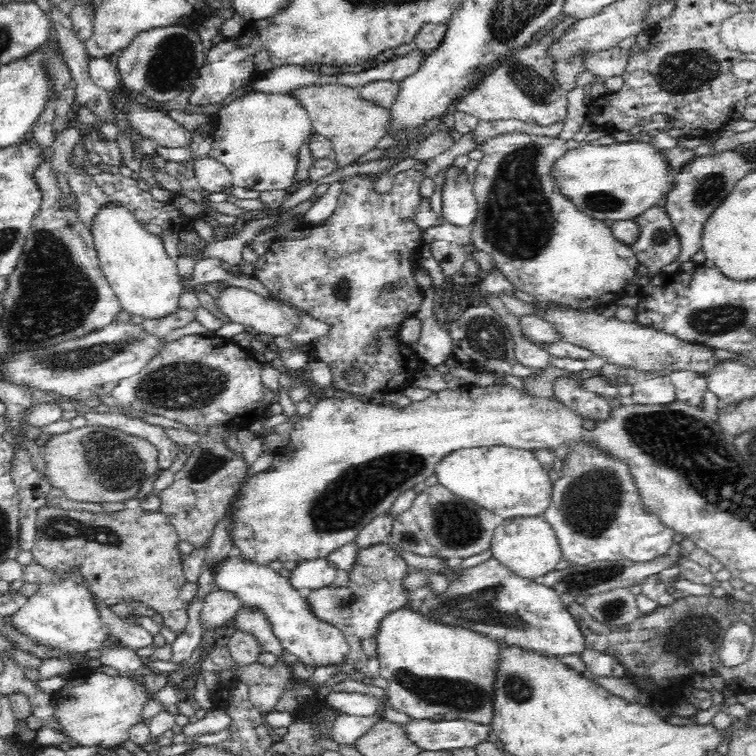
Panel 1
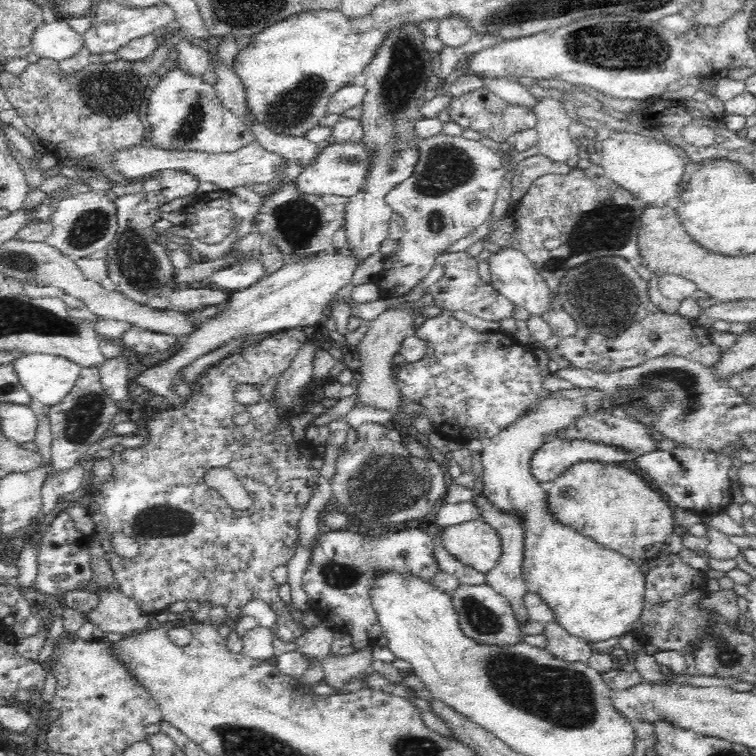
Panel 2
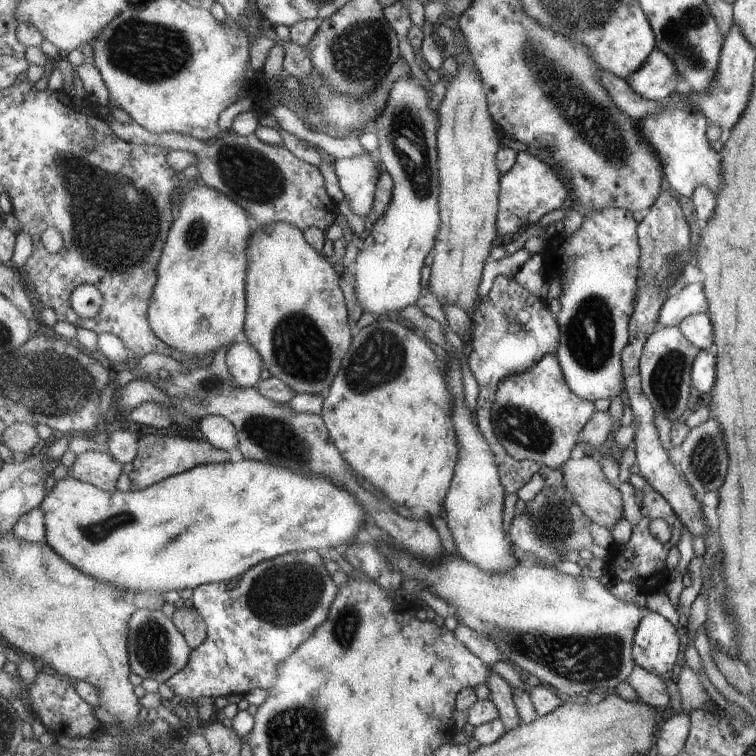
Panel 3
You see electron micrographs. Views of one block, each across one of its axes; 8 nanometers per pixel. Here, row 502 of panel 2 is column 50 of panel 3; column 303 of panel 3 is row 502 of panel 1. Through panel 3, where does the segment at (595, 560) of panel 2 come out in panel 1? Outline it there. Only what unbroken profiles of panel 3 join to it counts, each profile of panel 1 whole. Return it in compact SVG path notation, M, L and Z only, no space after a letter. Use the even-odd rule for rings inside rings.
M507 446L463 448L444 457L436 465L435 475L440 485L445 486L460 499L472 501L504 520L542 515L551 503L553 484L548 477L548 471L530 450Z

